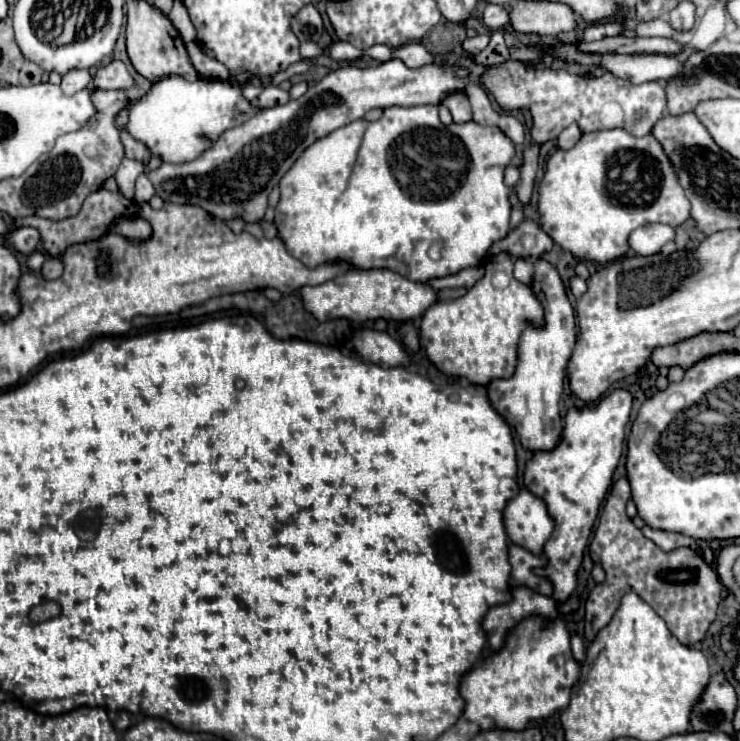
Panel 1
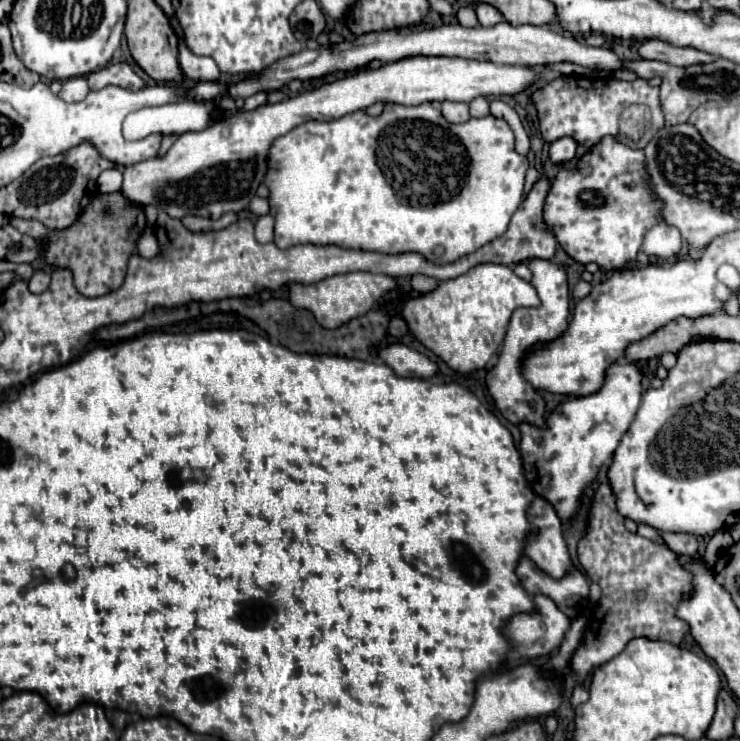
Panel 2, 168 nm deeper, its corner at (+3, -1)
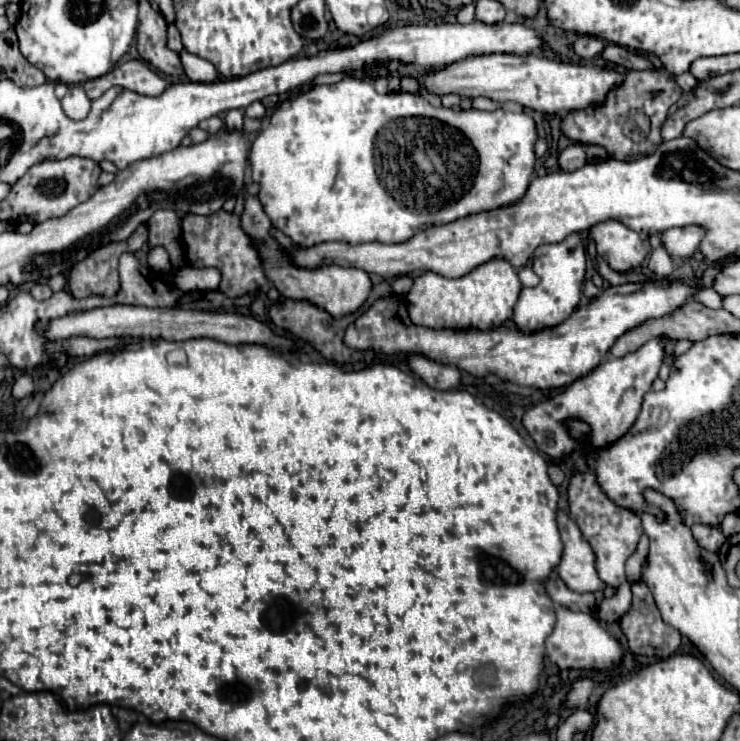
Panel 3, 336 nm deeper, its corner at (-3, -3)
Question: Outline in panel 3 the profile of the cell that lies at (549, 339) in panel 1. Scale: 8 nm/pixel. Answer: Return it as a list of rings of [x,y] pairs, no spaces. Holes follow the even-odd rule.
[[[578,234],[566,236],[558,244],[544,244],[534,250],[532,270],[540,278],[534,288],[522,288],[514,306],[514,322],[522,332],[536,332],[564,322],[580,300],[580,286],[586,276],[586,250]]]

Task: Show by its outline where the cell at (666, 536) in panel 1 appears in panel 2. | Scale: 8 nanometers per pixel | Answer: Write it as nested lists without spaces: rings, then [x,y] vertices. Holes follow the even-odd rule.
[[[660,532],[660,538],[664,540],[664,544],[674,550],[676,554],[684,554],[684,556],[692,556],[698,550],[698,540],[692,534],[670,534],[670,532]]]

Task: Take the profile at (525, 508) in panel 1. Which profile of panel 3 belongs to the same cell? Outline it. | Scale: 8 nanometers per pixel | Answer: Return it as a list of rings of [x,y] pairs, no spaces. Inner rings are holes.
[[[560,512],[558,528],[562,532],[564,552],[560,564],[556,566],[556,574],[574,592],[604,590],[606,584],[602,584],[602,580],[598,578],[594,550],[590,548],[590,544],[586,544],[586,540],[582,540],[582,532],[578,524],[574,524],[564,512]]]

